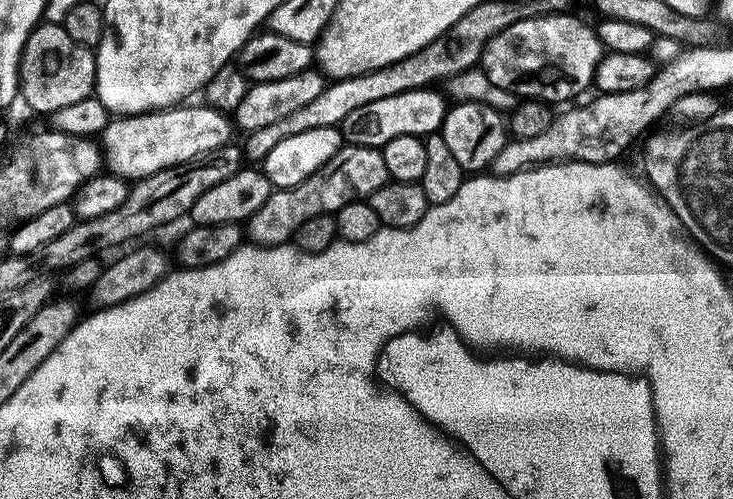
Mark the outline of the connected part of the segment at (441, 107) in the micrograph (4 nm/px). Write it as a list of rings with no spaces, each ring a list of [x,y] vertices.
[[[416,89],[378,99],[369,105],[360,106],[348,114],[340,125],[341,135],[349,145],[362,145],[368,148],[383,148],[391,138],[402,134],[429,136],[437,133],[444,122],[448,104],[436,92],[437,89]]]

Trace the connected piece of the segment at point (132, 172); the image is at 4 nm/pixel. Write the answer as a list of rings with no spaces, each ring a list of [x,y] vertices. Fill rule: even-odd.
[[[173,106],[154,112],[146,112],[135,116],[121,115],[119,118],[109,119],[103,132],[98,137],[99,147],[102,149],[102,160],[107,171],[113,176],[121,176],[126,181],[143,180],[145,176],[154,174],[163,168],[172,168],[176,164],[185,164],[203,152],[212,152],[225,143],[224,131],[228,124],[225,113],[209,106],[202,108],[184,108],[188,106]]]

